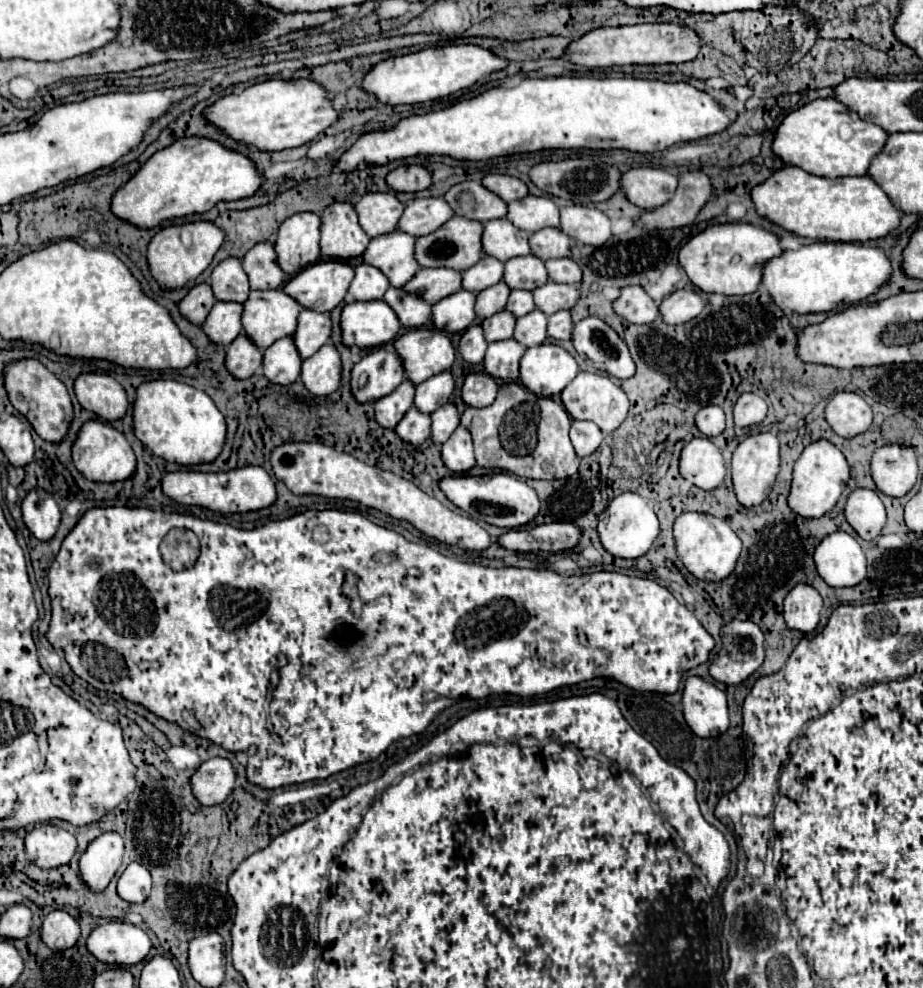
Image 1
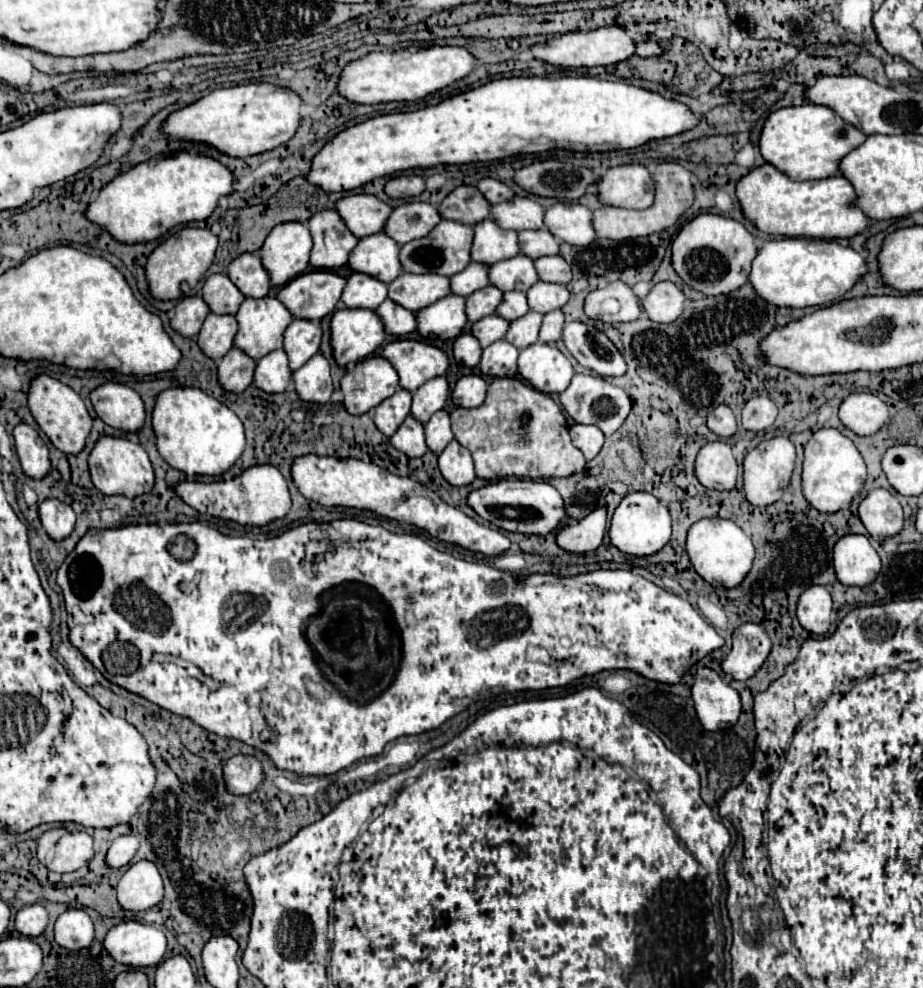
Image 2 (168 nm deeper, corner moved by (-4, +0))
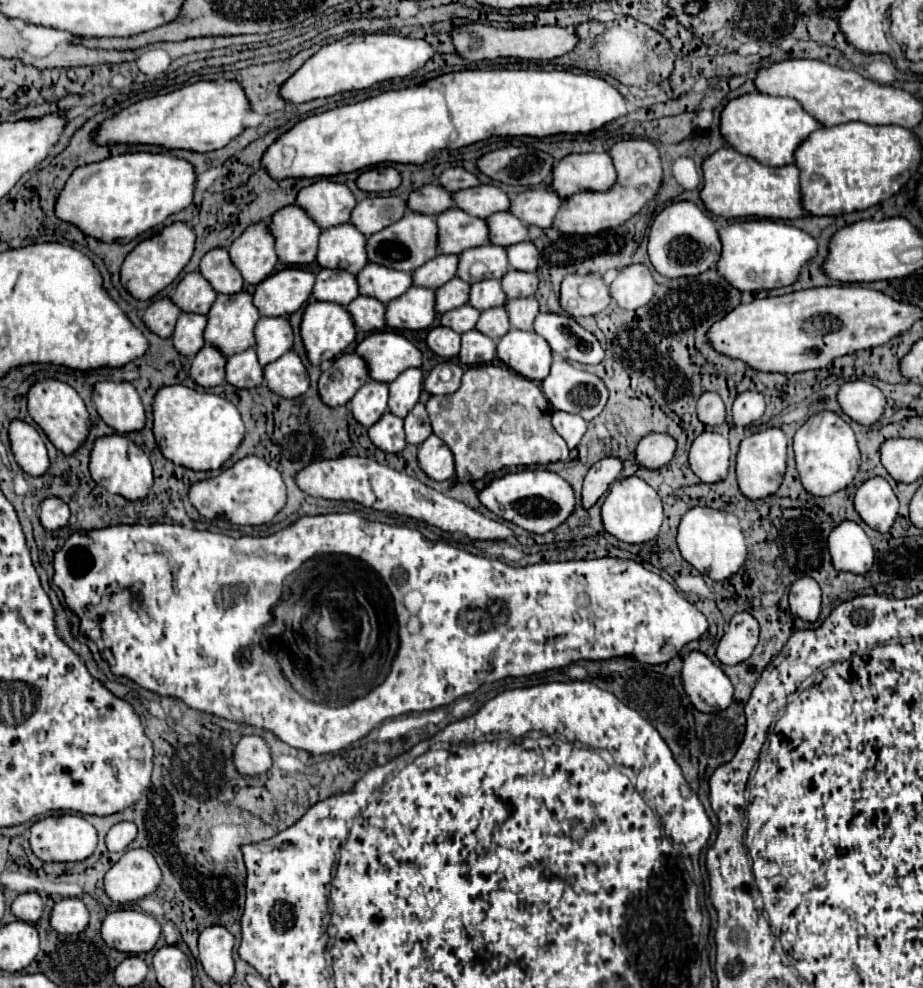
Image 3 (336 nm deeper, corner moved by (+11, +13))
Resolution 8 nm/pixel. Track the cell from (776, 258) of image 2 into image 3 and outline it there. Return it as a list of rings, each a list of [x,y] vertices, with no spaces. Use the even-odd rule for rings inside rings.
[[[736,221],[732,225],[720,227],[718,233],[722,253],[720,261],[716,261],[716,271],[720,277],[724,277],[724,281],[728,281],[728,285],[740,291],[768,291],[792,285],[798,279],[804,263],[818,251],[816,239],[796,227],[786,225],[784,221]]]

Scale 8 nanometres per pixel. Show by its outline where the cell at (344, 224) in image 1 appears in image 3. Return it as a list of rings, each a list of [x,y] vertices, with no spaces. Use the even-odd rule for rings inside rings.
[[[298,205],[276,211],[268,229],[276,237],[278,261],[284,265],[308,265],[314,261],[322,229]]]

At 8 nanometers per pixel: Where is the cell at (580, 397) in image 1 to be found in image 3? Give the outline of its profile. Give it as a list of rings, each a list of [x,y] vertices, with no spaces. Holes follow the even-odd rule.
[[[564,359],[552,361],[552,371],[542,381],[542,391],[544,391],[544,395],[548,397],[548,401],[552,403],[554,409],[574,413],[574,415],[578,413],[584,421],[590,421],[596,415],[600,415],[600,411],[604,409],[604,405],[608,401],[608,389],[596,375],[592,375],[588,371],[582,371],[582,369],[576,369]]]

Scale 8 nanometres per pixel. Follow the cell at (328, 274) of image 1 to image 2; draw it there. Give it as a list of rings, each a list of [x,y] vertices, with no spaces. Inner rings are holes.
[[[315,270],[293,278],[283,286],[277,298],[295,318],[317,320],[331,314],[341,300],[347,280],[331,270]]]

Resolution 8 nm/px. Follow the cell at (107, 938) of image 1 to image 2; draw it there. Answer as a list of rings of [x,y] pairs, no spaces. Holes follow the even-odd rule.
[[[127,920],[107,932],[103,948],[115,962],[143,968],[157,966],[163,960],[167,940],[159,928]]]

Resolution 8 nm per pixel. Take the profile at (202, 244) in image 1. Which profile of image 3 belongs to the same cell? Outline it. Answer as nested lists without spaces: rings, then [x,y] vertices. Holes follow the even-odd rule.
[[[172,223],[168,227],[164,227],[160,233],[156,233],[150,239],[140,241],[124,259],[122,267],[120,267],[120,283],[122,287],[140,301],[148,301],[154,295],[158,295],[166,285],[170,285],[180,271],[184,269],[184,265],[190,261],[192,253],[194,253],[194,231],[192,227],[188,227],[186,223]]]

